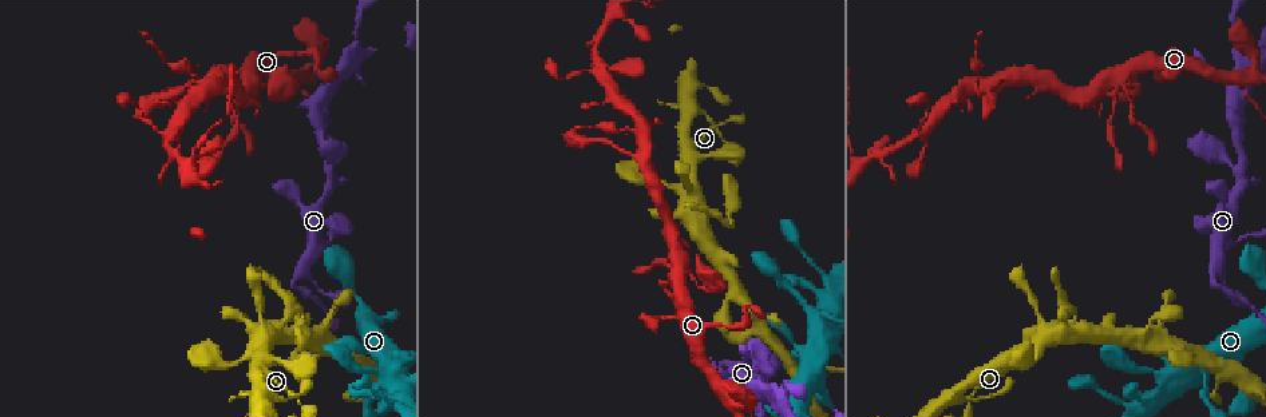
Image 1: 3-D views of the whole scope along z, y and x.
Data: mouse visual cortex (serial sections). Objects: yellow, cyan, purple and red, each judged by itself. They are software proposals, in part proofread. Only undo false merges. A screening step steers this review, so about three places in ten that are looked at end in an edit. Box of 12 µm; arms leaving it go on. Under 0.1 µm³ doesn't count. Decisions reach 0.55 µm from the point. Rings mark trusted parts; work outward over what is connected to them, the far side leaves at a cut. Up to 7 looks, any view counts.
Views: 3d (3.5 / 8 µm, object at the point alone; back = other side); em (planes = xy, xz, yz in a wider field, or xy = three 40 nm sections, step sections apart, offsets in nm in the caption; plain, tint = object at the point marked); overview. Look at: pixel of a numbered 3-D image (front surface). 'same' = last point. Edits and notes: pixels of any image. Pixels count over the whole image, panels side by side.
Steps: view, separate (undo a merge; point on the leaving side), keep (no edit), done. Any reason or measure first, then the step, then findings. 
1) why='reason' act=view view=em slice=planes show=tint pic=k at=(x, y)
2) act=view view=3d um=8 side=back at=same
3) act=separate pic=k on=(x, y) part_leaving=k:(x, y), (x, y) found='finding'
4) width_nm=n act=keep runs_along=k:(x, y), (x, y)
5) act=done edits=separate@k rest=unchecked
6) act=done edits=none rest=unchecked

why='sharp bend' act=view view=3d um=3.5 pic=1 at=(299, 276)

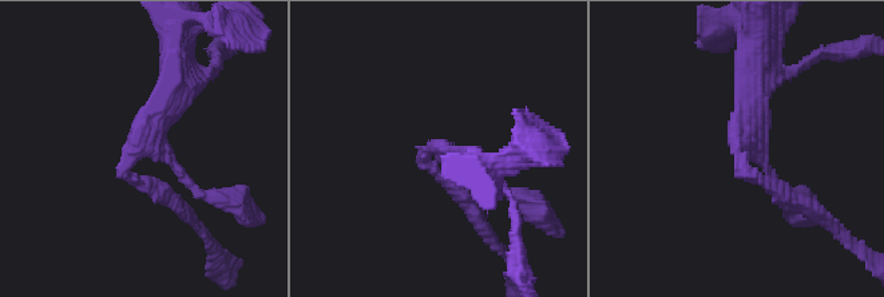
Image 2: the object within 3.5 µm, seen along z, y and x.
why='shape alone is not enough' act=view view=em slice=xy step=5 show=tint pic=2 at=(136, 150)

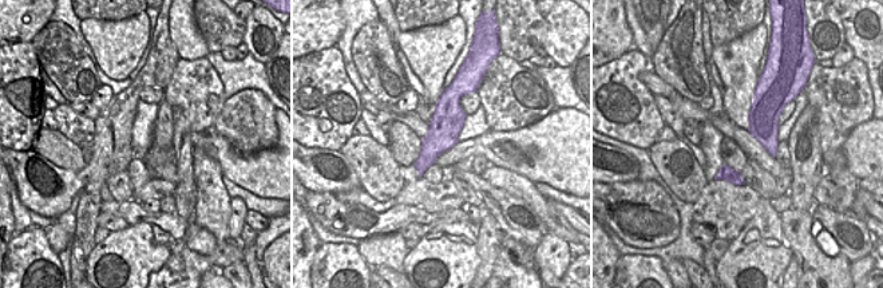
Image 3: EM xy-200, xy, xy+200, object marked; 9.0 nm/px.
act=keep runs_along=3:(455, 86), (443, 134), (422, 169) found='all the same cell'

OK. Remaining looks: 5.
act=view view=3d um=3.5 pic=1 at=(329, 176)

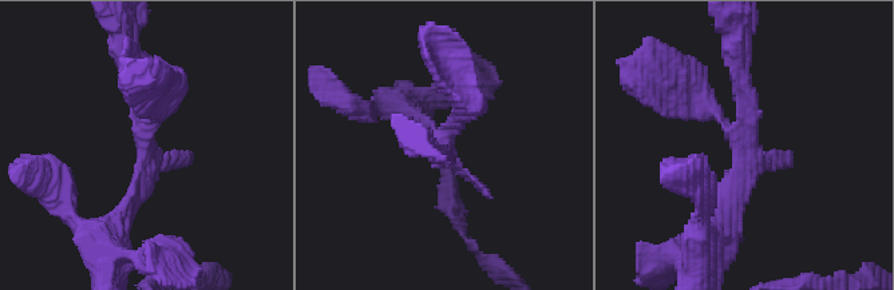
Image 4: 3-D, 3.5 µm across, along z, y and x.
why='need the tissue' act=view view=em slice=xy step=5 show=tint pic=4 at=(746, 147)

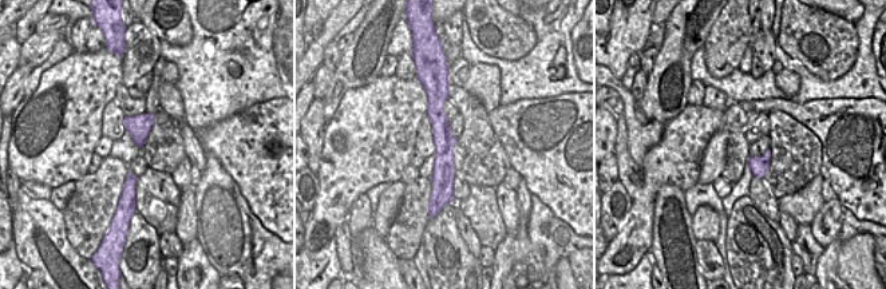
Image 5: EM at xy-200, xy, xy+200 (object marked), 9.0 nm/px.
act=keep runs_along=5:(436, 87), (443, 139), (442, 202) found='one cell here'

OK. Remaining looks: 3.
why='abrupt turn' act=view view=3d um=3.5 side=back pic=1 at=(732, 405)

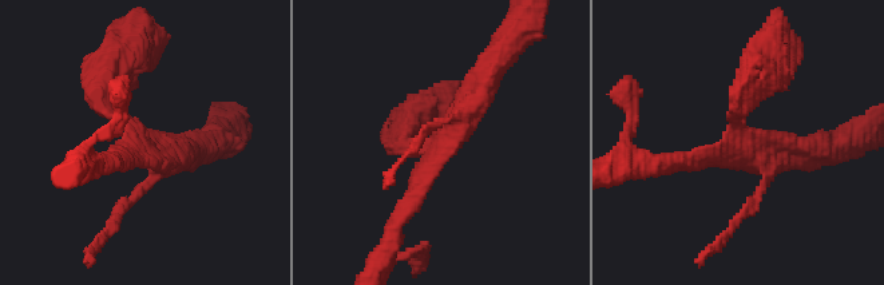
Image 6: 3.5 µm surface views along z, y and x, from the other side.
why='now the EM' act=view view=em slice=planes show=tint pic=6 at=(449, 135)

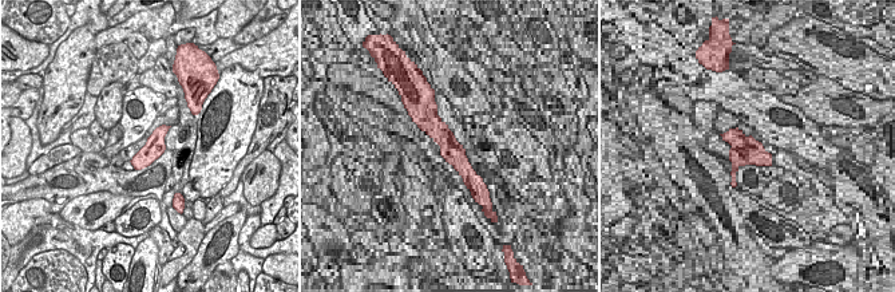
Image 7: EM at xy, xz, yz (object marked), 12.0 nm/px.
act=keep runs_along=6:(193, 150), (155, 158), (106, 84) found='continuous, no second cell'

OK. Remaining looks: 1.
act=done edits=none rest=unchecked

